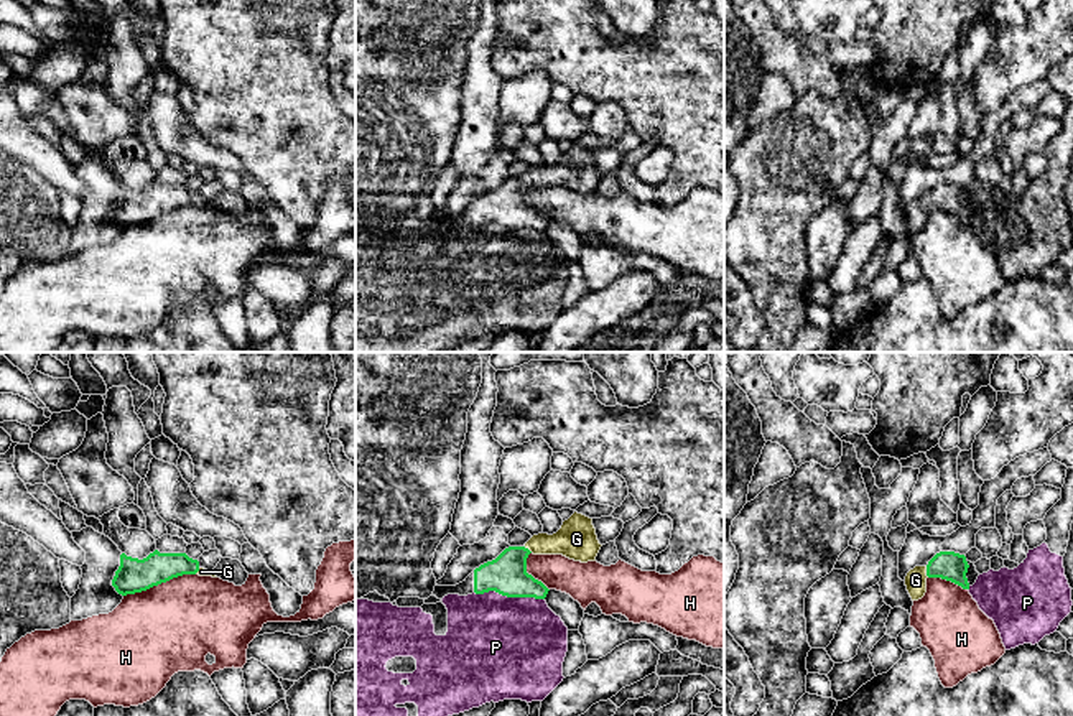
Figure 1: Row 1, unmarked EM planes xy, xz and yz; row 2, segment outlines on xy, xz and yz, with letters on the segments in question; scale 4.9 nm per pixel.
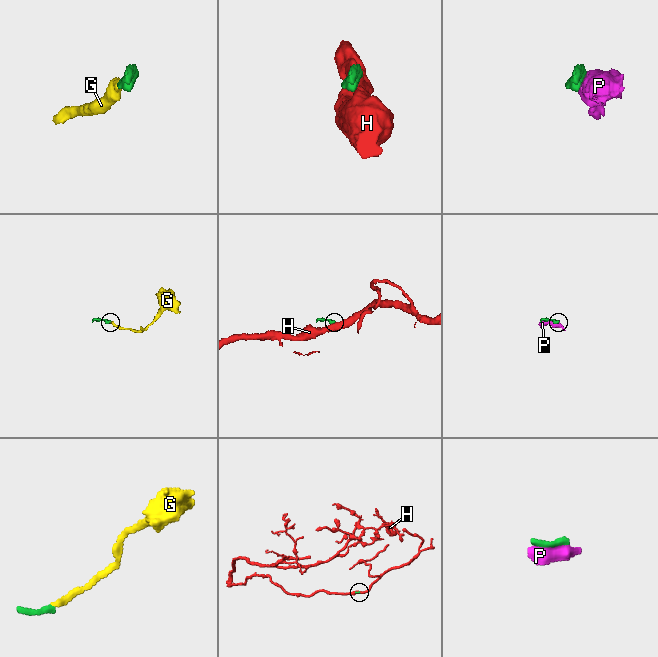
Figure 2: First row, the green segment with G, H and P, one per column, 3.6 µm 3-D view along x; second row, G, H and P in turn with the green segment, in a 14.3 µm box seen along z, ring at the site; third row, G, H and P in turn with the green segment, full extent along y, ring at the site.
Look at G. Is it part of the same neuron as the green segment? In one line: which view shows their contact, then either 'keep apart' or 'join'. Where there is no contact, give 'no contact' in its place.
meets green in yz; join

